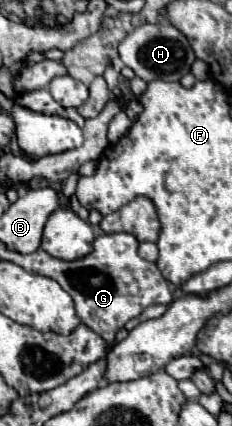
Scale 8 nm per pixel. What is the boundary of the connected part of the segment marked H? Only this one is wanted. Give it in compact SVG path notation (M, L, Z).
M145 23L137 27L133 33L129 33L121 43L119 43L119 57L121 61L135 71L137 77L143 81L179 81L185 73L189 73L191 63L195 61L195 53L185 39L181 31L177 31L173 25L161 25L161 23Z

